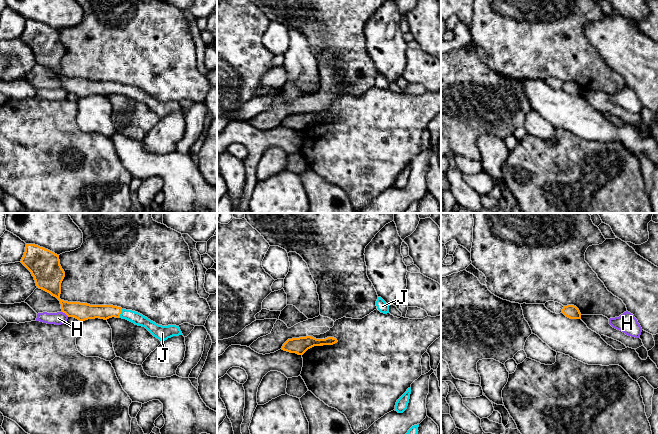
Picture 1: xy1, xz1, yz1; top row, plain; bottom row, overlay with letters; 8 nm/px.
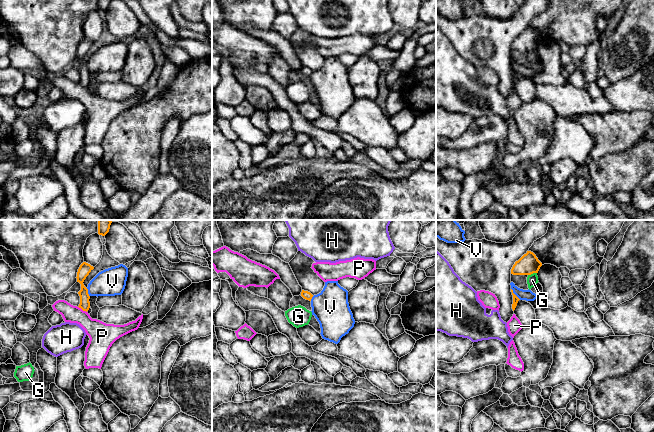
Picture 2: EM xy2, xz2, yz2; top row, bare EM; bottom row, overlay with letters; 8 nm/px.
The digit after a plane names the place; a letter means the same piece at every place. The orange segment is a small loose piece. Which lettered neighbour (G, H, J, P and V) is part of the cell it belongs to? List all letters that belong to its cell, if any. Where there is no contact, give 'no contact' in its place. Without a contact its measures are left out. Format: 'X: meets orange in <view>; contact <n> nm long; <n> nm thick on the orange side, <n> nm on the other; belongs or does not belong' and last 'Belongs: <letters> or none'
G: meets orange in yz2; contact 80 nm long; 160 nm thick on the orange side, 90 nm on the other; does not belong
H: meets orange in xy1; contact 70 nm long; 140 nm thick on the orange side, 100 nm on the other; does not belong
J: meets orange in xy1; contact 80 nm long; 120 nm thick on the orange side, 100 nm on the other; belongs
P: meets orange in xy2; contact 90 nm long; 80 nm thick on the orange side, 190 nm on the other; does not belong
V: meets orange in yz2; contact 120 nm long; 50 nm thick on the orange side, 90 nm on the other; does not belong
Belongs: J

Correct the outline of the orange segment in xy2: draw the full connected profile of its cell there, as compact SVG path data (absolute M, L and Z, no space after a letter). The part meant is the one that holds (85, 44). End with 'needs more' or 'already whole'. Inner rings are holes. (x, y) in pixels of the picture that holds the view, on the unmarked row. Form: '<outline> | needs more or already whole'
M83 38L78 45L77 53L76 53L77 58L81 60L81 66L78 68L80 72L80 80L78 83L86 88L90 84L90 78L89 78L90 72L88 70L88 65L84 62L83 58L93 45L94 45L93 42L91 42L86 38Z | already whole

